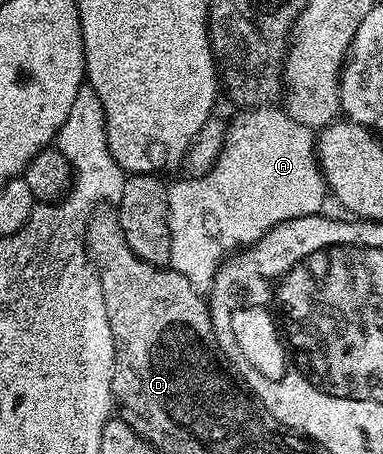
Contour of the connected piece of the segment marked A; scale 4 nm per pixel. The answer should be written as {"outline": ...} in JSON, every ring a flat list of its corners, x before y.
{"outline":[[279,106,243,110,238,114,240,116,235,121,233,119,230,121,223,149,218,158,215,159,215,165,212,166,211,171,207,172,204,176,183,178,187,180,179,180,175,185,172,183,167,189,167,197,169,198,169,234,171,235,170,267,181,274,185,274,185,278,189,278,189,282,193,282,193,286,200,290,210,289,214,285,219,265,228,256,257,243,270,228,277,226,281,222,289,222,293,218,301,218,302,216,320,215,324,211,323,203,326,202,327,196,329,200,327,181,324,180,323,172,319,168,317,136,312,128,294,120,290,114]]}

